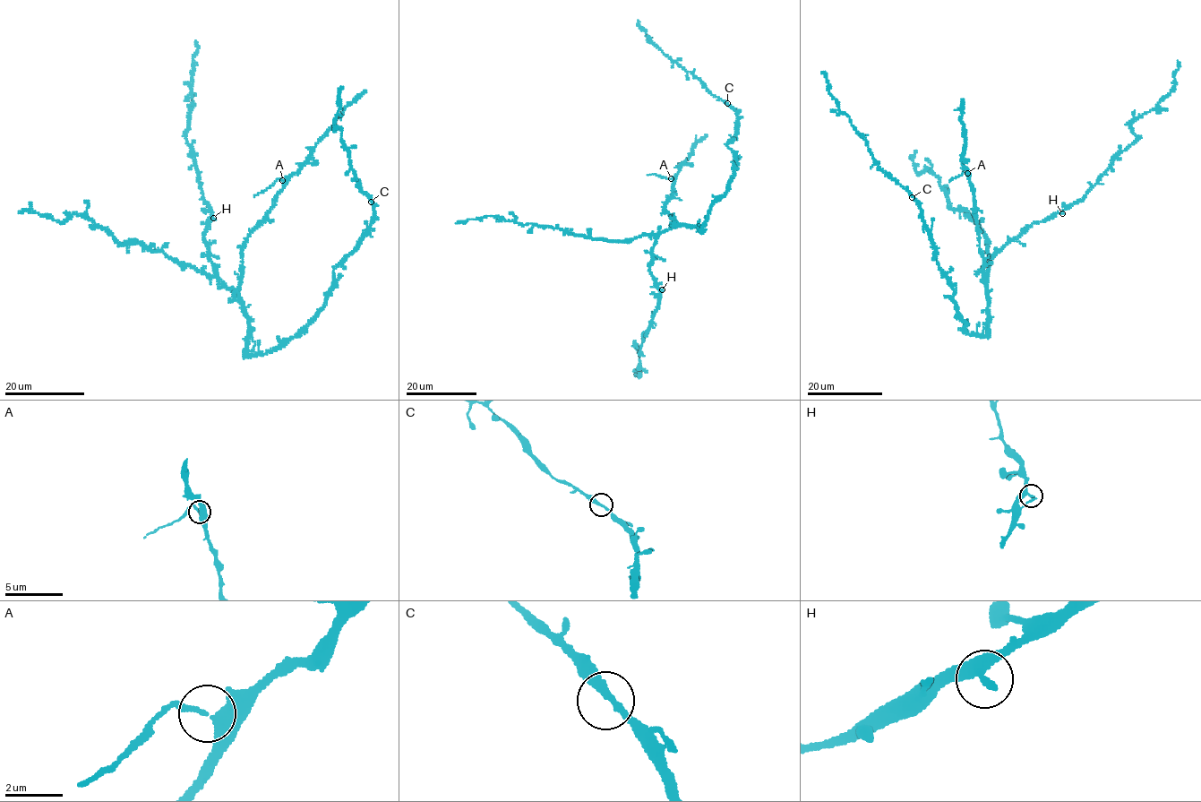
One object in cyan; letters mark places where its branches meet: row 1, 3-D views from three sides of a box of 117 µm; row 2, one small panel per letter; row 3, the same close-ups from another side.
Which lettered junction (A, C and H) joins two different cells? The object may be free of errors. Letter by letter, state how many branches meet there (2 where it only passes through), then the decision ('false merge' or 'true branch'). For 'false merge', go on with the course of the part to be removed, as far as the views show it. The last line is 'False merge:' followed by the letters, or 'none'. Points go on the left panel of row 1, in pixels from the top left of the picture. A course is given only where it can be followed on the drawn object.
A: branches 2; false merge; course (283, 180), (275, 180), (254, 196)
C: branches 2; true branch
H: branches 2; true branch
False merge: A

